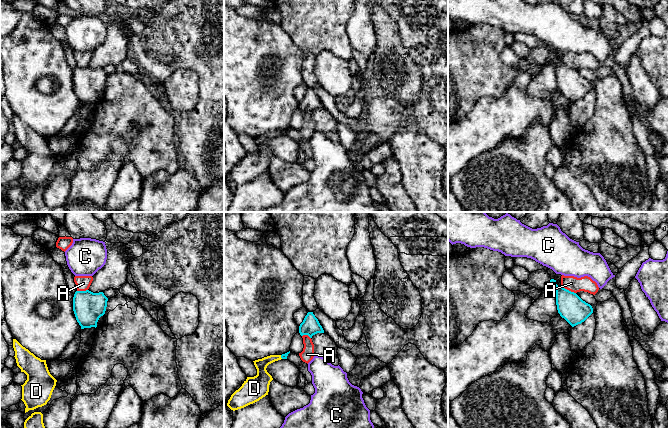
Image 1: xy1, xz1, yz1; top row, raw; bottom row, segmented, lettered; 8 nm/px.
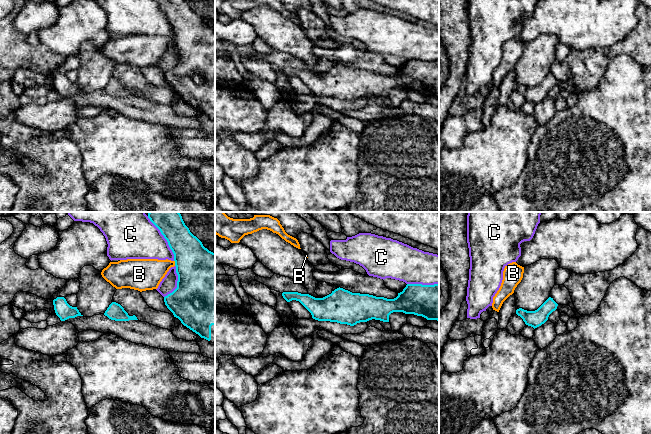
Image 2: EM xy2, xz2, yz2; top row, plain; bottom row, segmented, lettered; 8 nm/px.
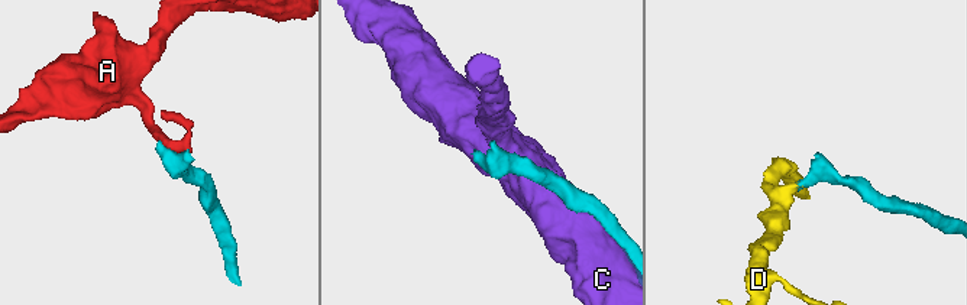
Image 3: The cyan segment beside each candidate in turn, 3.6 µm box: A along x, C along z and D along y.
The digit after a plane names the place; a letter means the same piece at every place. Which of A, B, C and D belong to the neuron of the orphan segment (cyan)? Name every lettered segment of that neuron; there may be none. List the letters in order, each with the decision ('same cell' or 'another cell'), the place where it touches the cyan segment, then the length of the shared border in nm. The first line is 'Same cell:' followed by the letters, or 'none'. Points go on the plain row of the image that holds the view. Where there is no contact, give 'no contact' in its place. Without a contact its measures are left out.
Same cell: D
A: another cell; contact yz1 (568, 66); length 140 nm
B: another cell; contact xy2 (175, 39); length 50 nm
C: another cell; contact xy2 (167, 17); length 340 nm
D: same cell; contact xz1 (281, 133); length 40 nm

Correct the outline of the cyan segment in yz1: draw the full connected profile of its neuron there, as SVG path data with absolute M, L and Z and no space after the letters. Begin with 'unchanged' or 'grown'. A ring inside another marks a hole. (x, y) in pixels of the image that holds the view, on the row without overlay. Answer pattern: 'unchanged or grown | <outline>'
unchanged | M554 55L550 56L550 61L556 66L558 89L572 103L581 100L593 89L592 82L583 77L576 69L558 62Z

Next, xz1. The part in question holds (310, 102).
unchanged | M308 88L303 98L299 102L299 109L301 112L308 111L312 114L317 109L324 109L322 102L313 88Z

